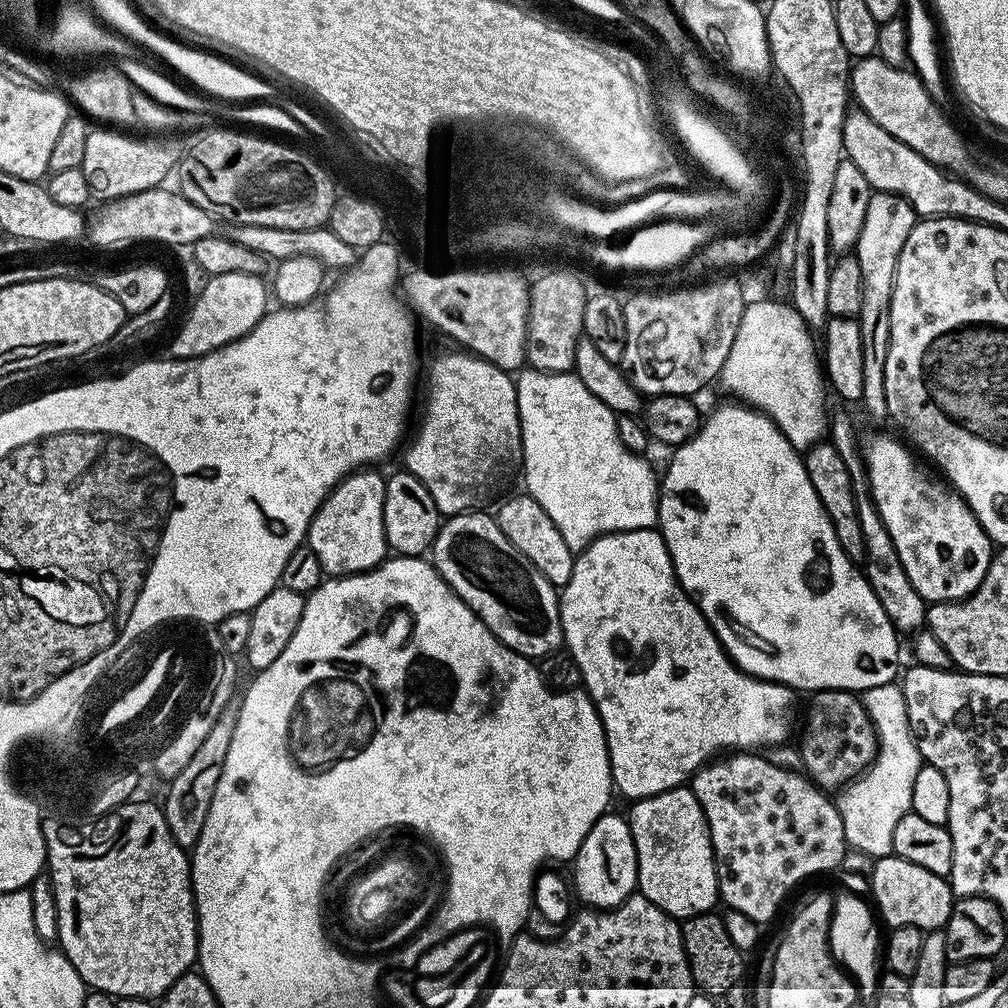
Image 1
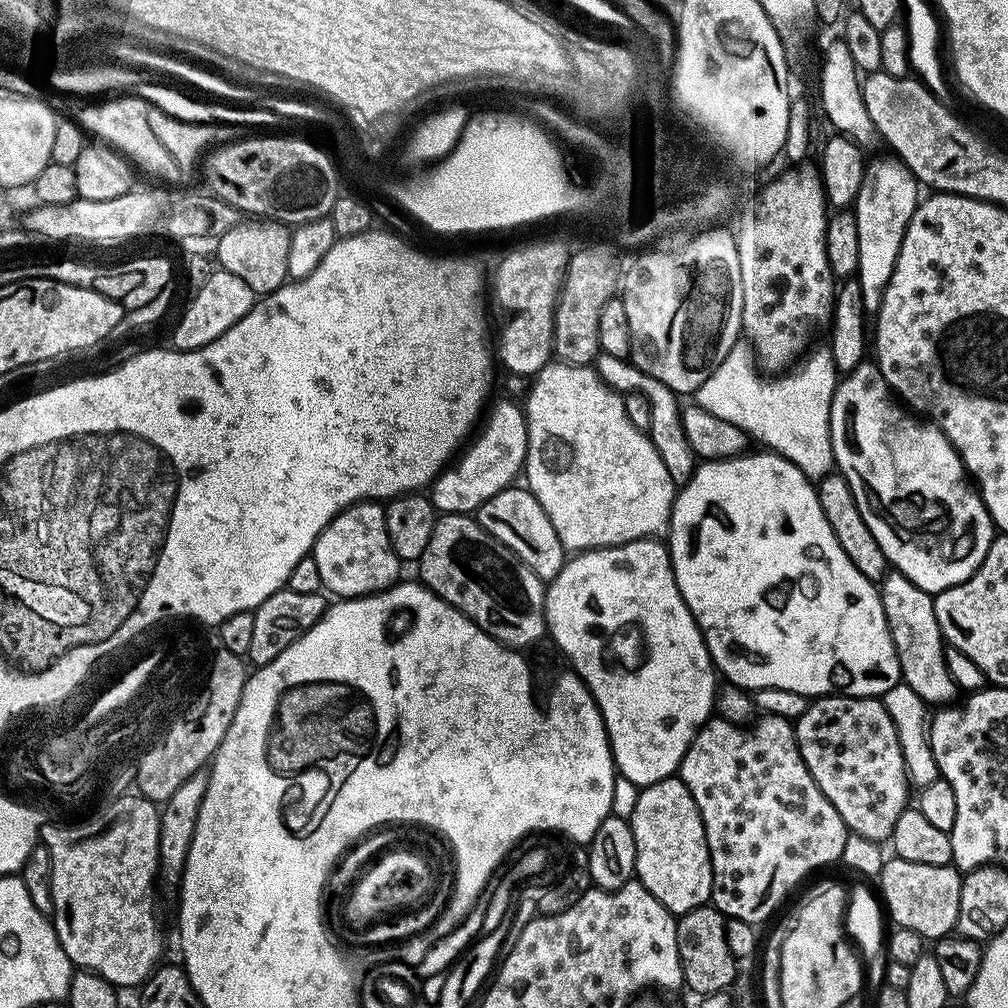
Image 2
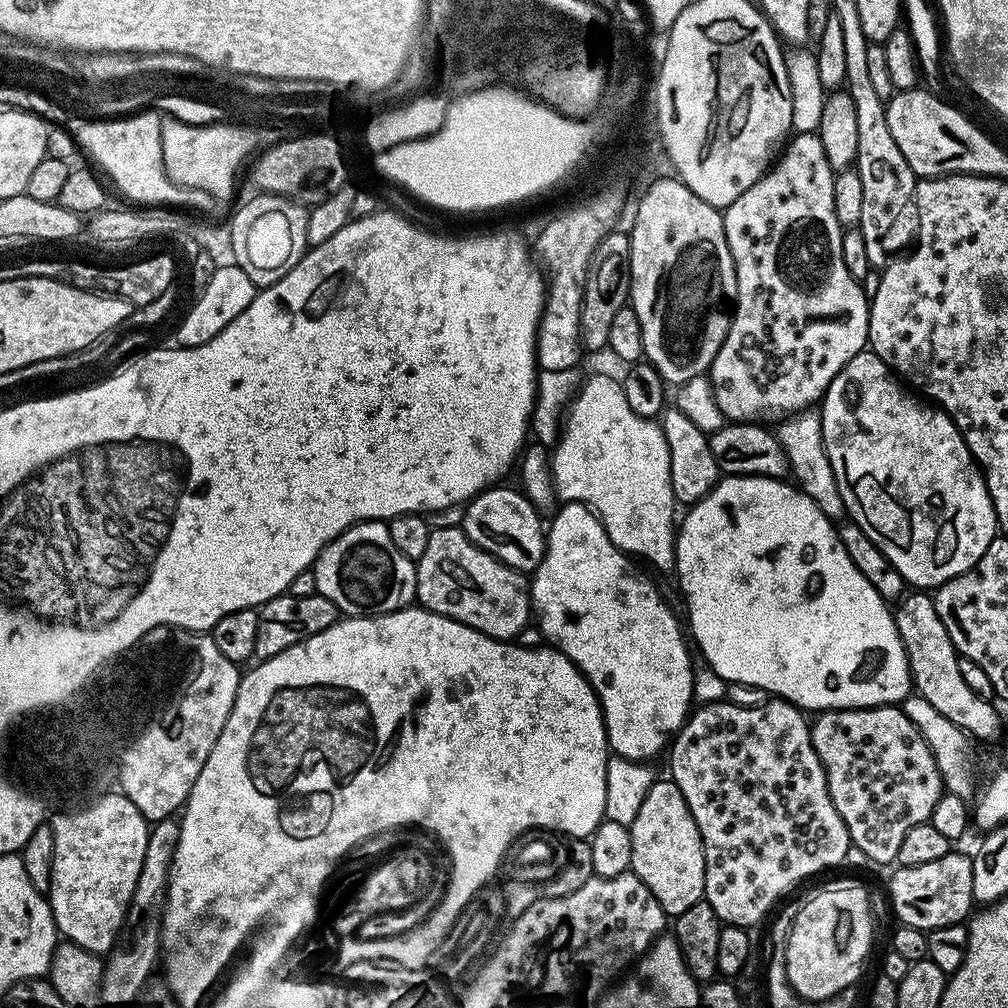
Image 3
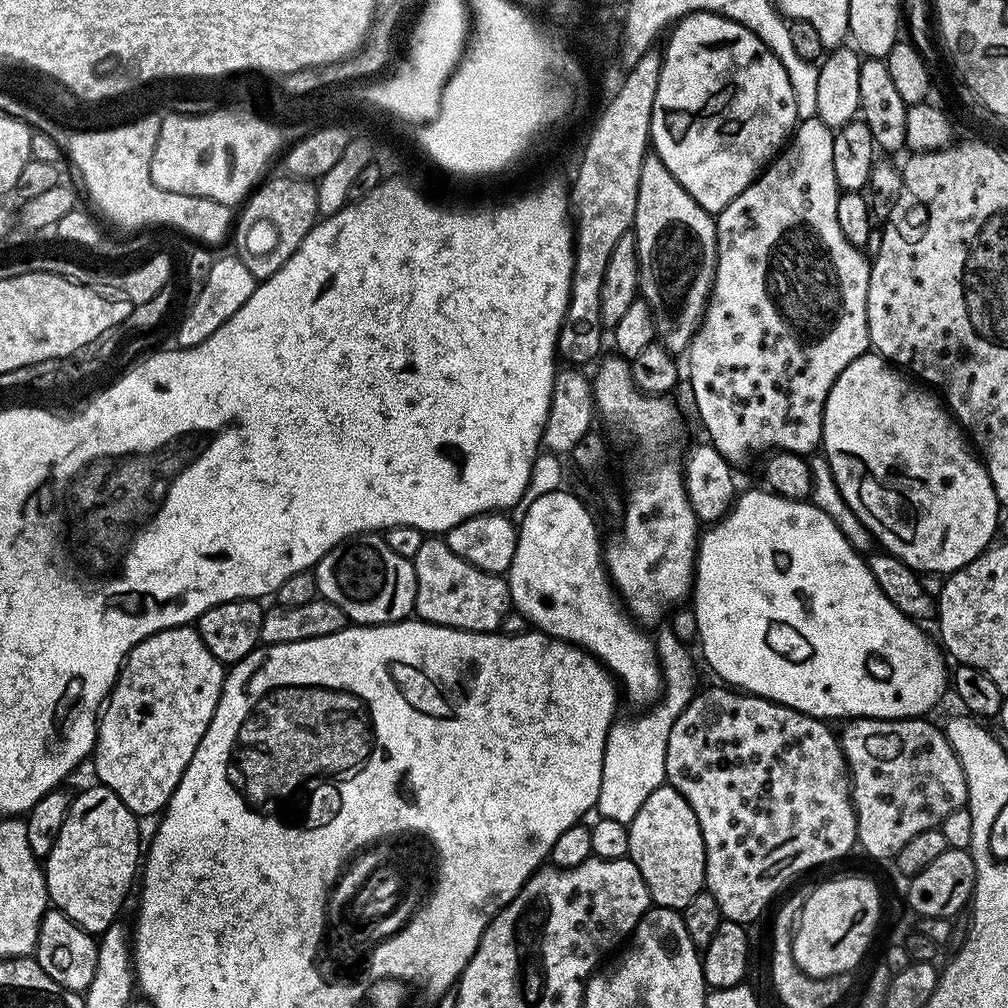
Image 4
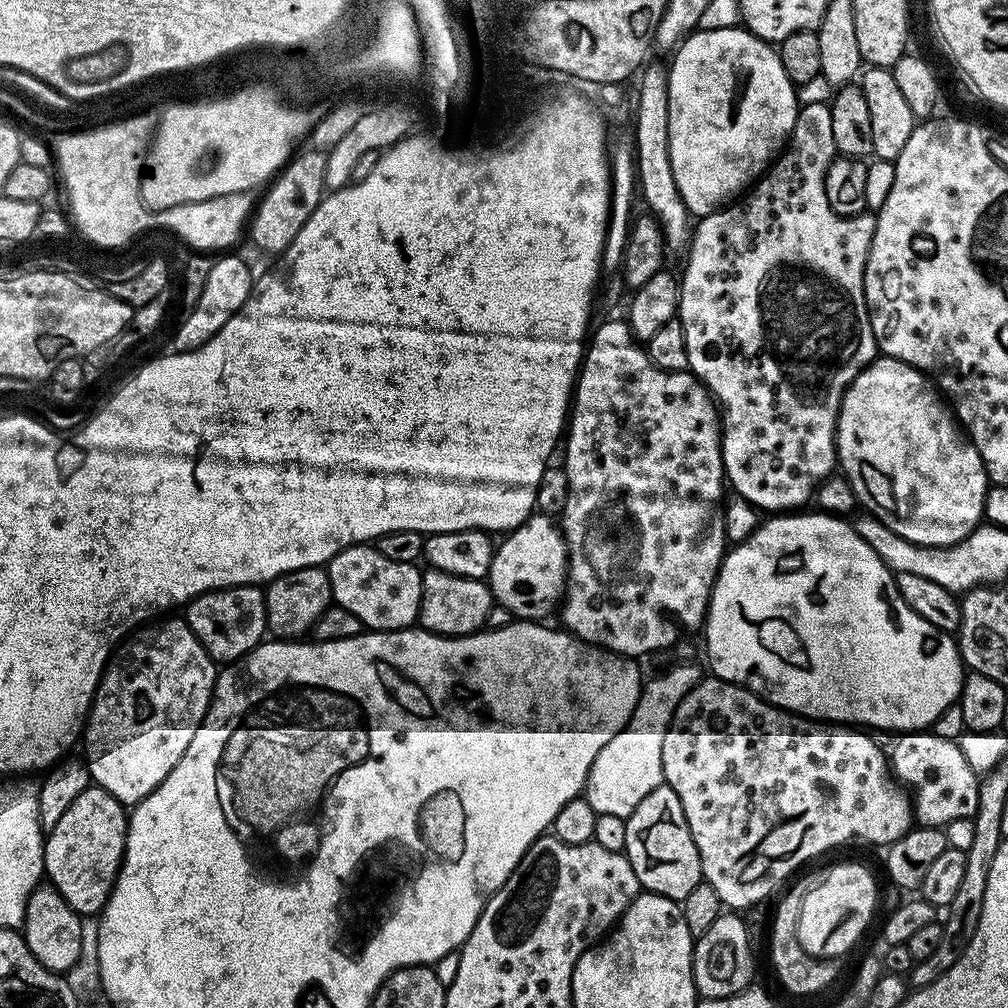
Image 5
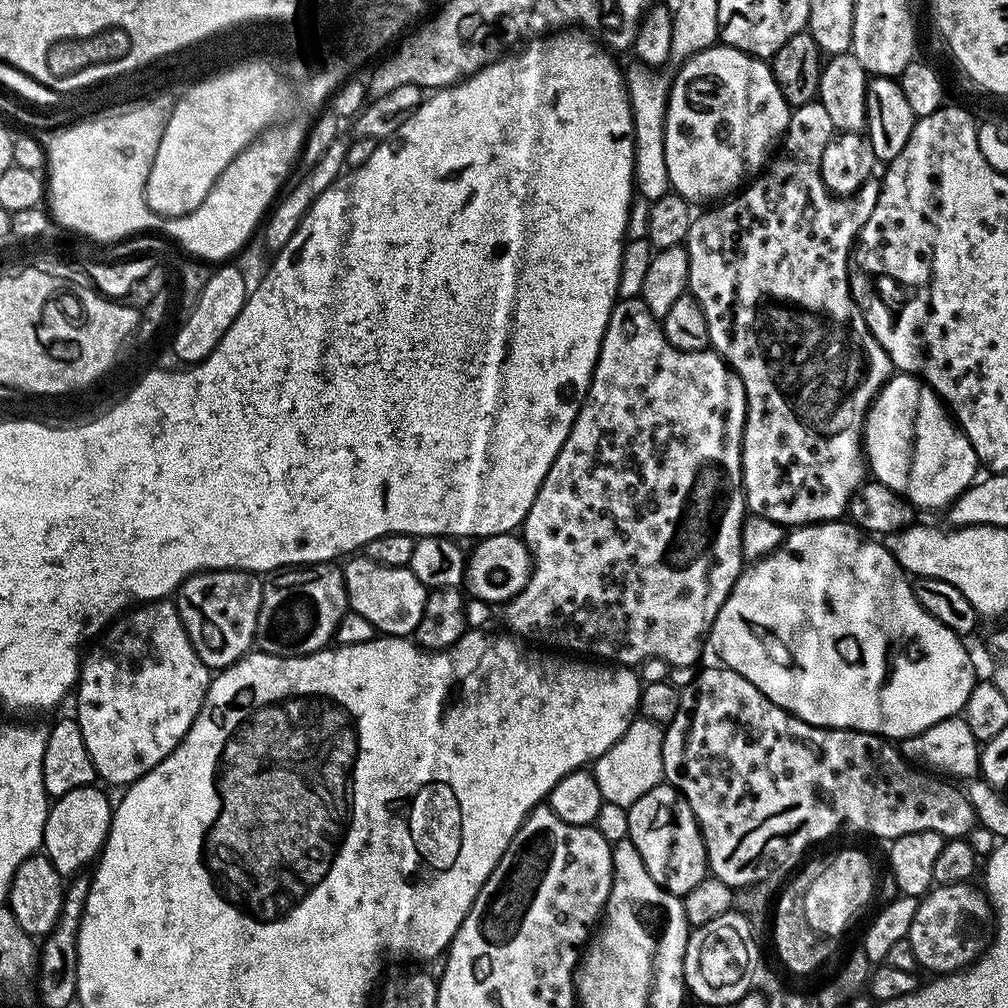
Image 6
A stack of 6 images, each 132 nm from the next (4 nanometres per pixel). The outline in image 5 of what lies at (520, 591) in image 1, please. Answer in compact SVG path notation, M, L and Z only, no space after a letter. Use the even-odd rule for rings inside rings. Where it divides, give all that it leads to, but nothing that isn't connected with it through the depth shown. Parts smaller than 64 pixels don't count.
M428 568L421 575L420 581L422 598L418 624L425 632L433 632L439 636L471 636L487 625L494 601L492 591L484 580L462 578L446 574L437 568Z

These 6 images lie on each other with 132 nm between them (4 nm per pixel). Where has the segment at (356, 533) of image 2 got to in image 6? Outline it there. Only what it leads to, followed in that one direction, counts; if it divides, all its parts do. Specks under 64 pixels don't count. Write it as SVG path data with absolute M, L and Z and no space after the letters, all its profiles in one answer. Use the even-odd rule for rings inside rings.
M364 554L353 555L348 562L348 565L343 565L342 571L349 609L374 622L377 633L385 636L411 637L418 622L422 622L422 610L426 610L429 589L424 588L422 582L418 582L418 578L414 578L408 567L382 566Z

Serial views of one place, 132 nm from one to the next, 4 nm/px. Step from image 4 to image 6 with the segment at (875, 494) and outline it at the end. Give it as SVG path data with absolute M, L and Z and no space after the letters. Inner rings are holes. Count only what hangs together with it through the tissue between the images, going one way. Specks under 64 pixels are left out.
M893 374L880 387L880 392L872 399L872 405L868 407L868 416L864 420L862 447L871 479L894 490L917 509L947 509L978 476L974 446L948 411L944 401L936 395L936 391L916 376Z

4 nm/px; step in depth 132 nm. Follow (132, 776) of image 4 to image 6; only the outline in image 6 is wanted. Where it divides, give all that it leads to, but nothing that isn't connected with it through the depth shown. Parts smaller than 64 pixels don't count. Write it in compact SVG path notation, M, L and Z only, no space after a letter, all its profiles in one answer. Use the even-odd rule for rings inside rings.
M167 599L157 600L133 607L127 614L121 615L91 645L90 651L85 655L81 663L80 678L74 689L74 700L76 696L74 718L82 730L82 738L86 741L86 750L94 762L97 777L101 781L105 780L105 782L103 781L105 785L120 784L119 786L127 786L133 784L138 778L142 778L154 766L158 766L158 762L162 762L168 757L179 746L181 738L190 730L190 726L202 706L204 696L208 693L209 683L210 669L204 665L202 658L198 658L198 654L188 637L188 631L184 629L184 624L180 621L180 616L176 612L175 603L169 602Z

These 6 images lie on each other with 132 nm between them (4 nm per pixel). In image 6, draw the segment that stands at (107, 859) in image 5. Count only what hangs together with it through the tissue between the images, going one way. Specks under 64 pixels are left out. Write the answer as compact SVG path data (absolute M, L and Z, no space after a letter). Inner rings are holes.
M87 784L78 790L70 790L70 794L62 794L51 801L44 827L44 843L42 845L43 855L54 866L54 870L60 872L61 877L72 878L85 871L84 867L91 865L99 857L104 849L104 843L108 837L108 831L112 825L112 814L114 811L113 801L108 801L108 796L100 786Z

